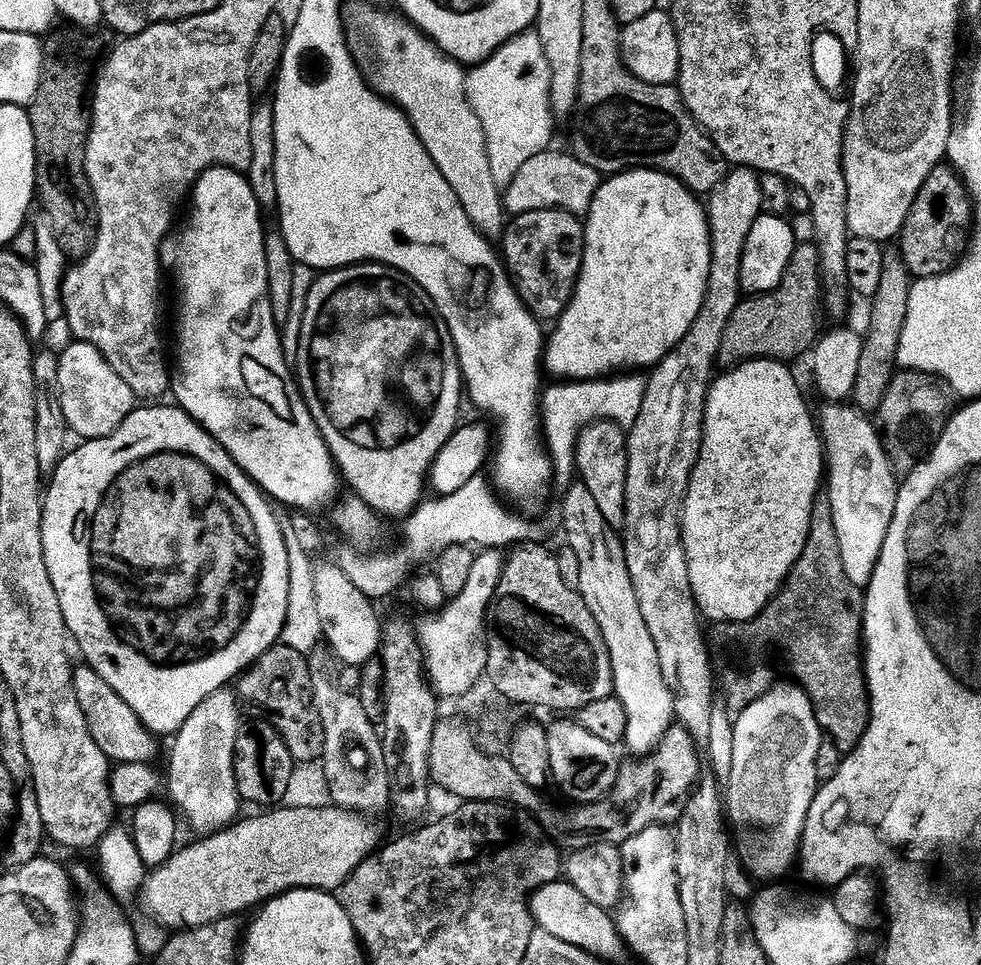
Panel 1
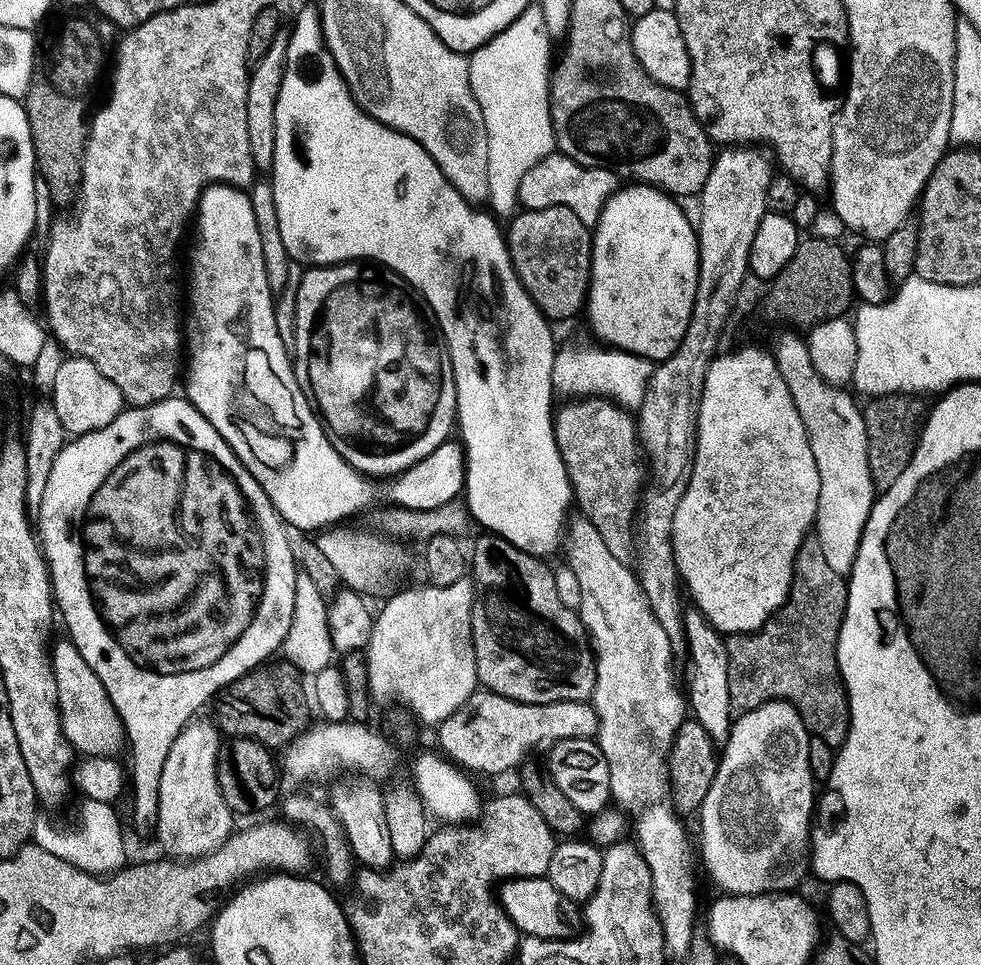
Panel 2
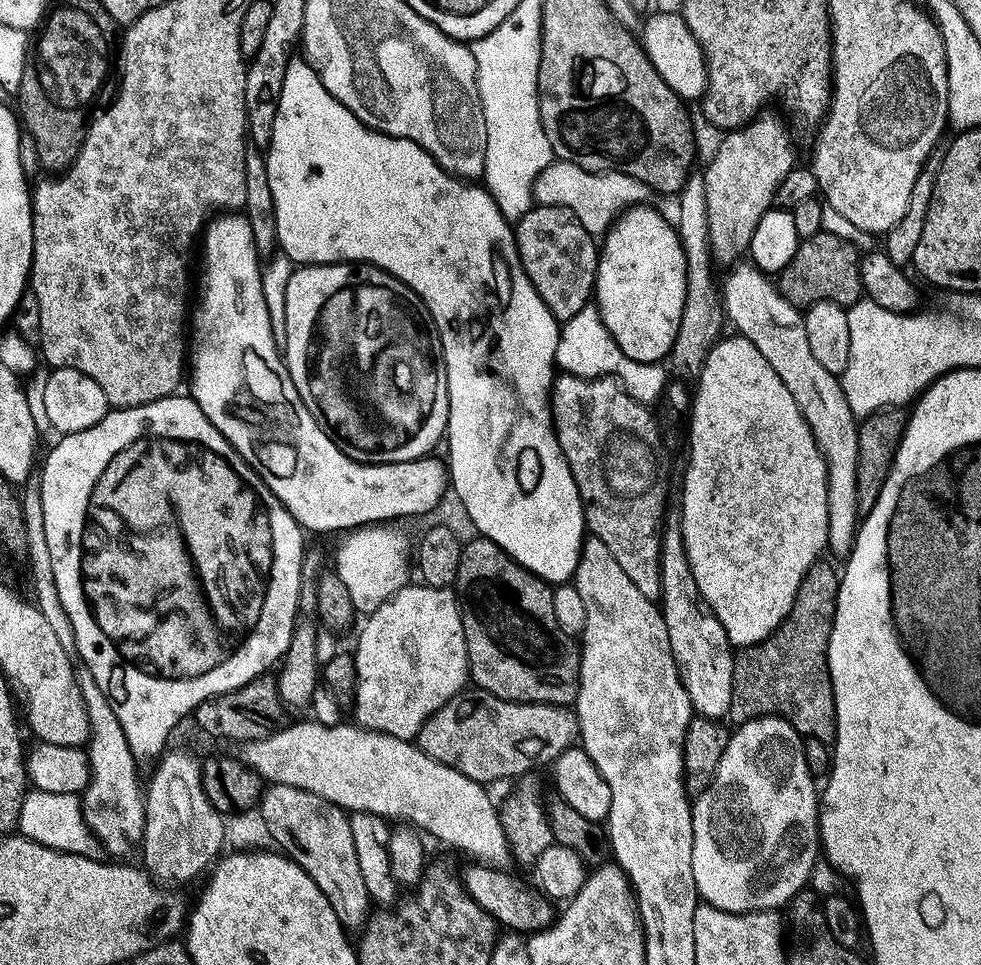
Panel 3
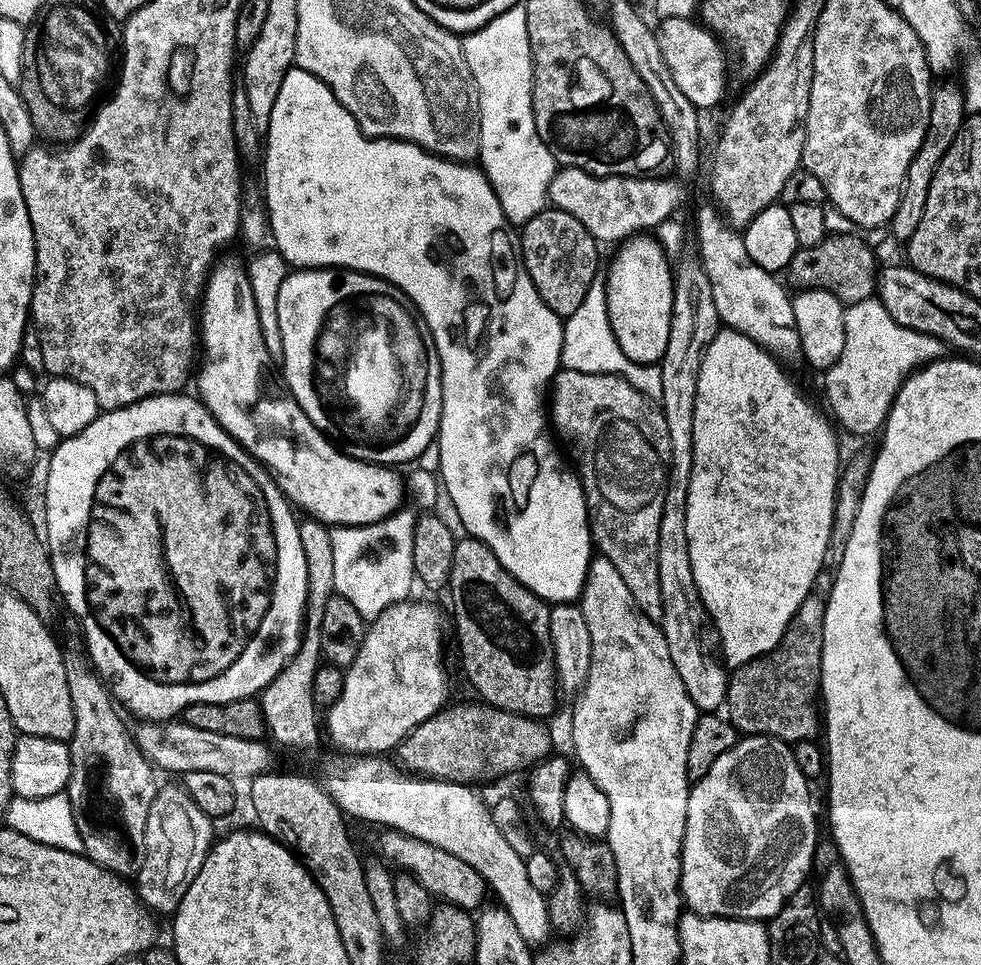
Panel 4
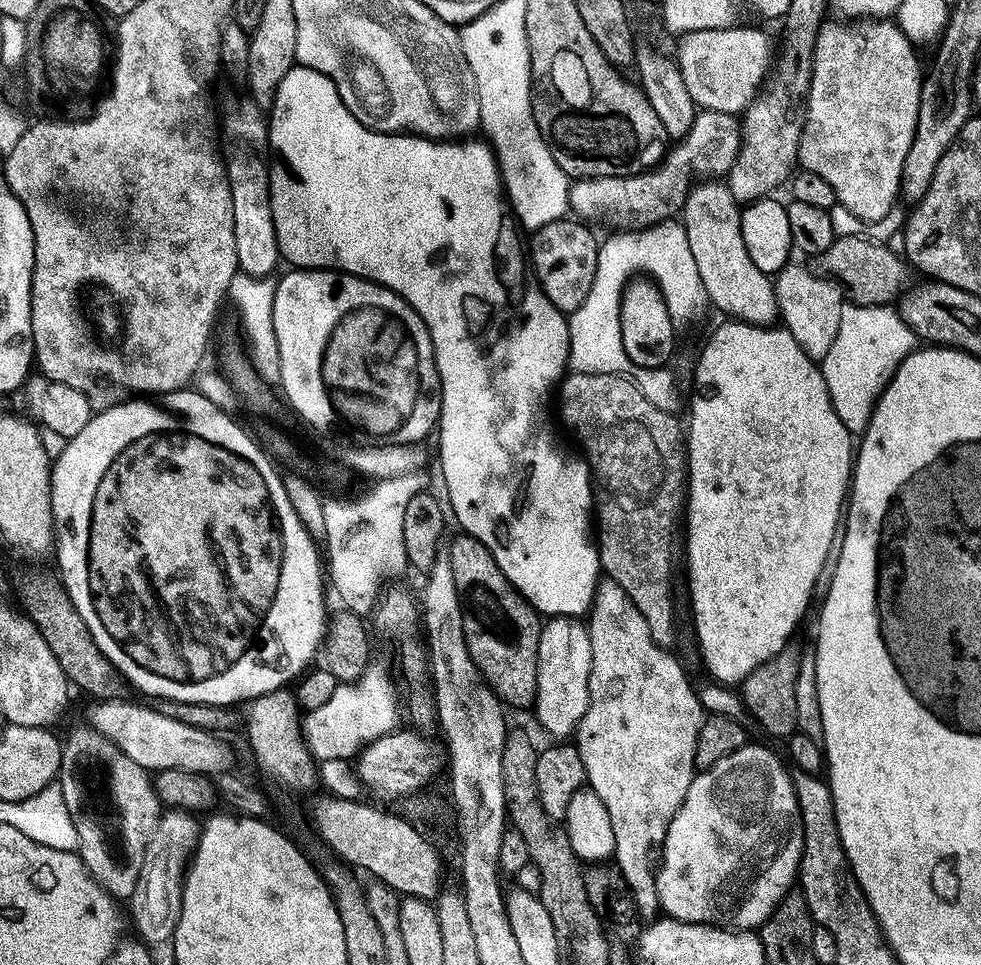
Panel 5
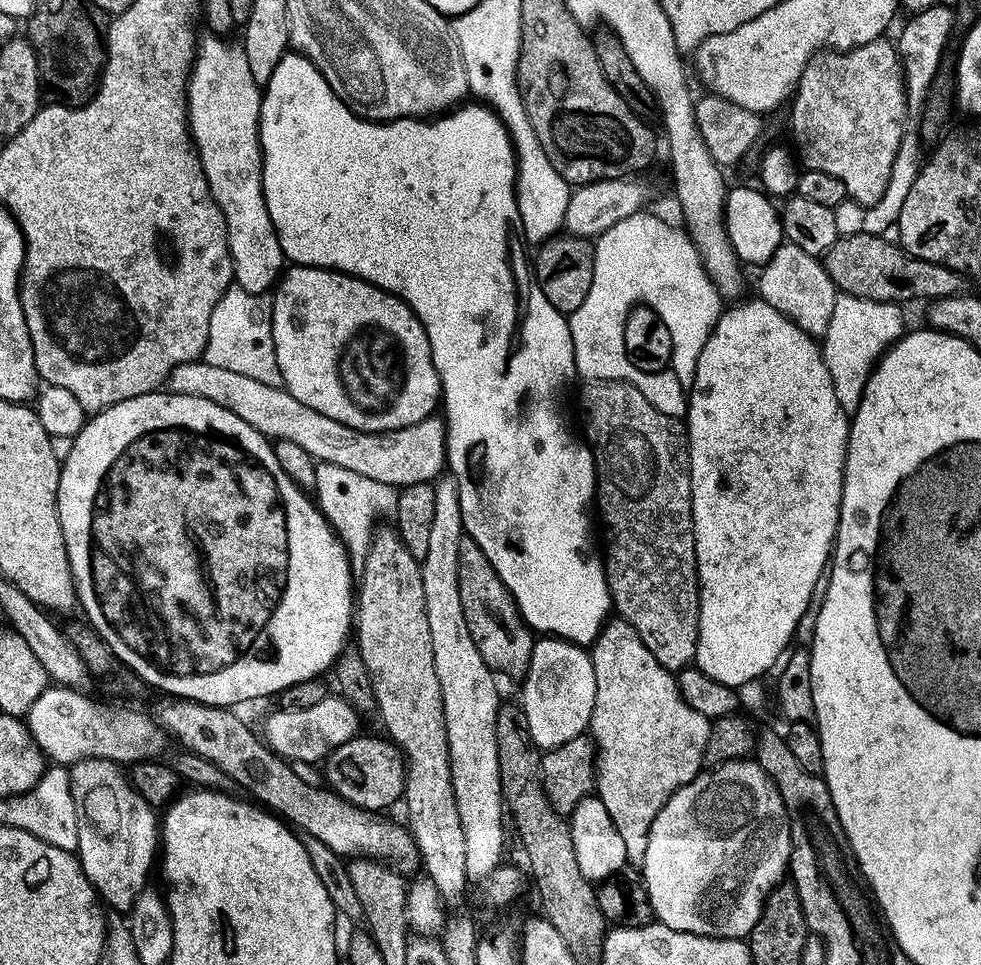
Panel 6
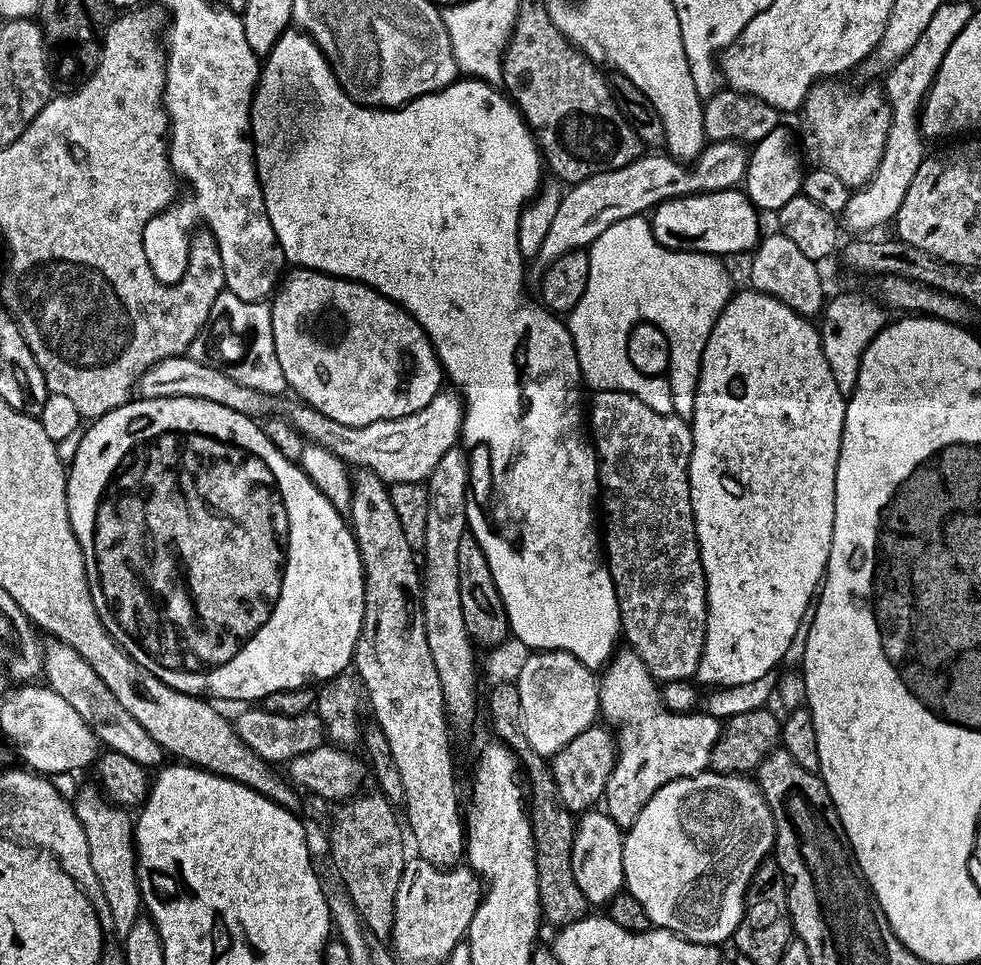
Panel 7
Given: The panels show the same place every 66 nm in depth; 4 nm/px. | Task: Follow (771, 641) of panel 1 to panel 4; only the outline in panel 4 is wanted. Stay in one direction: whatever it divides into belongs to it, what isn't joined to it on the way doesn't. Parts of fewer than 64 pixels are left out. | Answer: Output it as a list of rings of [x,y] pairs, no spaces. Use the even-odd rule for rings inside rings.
[[[809,594],[804,601],[798,606],[798,610],[794,614],[794,618],[788,623],[788,629],[784,631],[784,636],[780,639],[780,644],[770,653],[770,659],[764,658],[759,662],[753,662],[737,667],[731,673],[730,683],[728,686],[728,694],[726,697],[727,715],[730,717],[731,723],[735,725],[741,733],[744,734],[760,734],[756,732],[768,732],[764,734],[771,734],[773,737],[779,738],[785,742],[804,742],[816,732],[816,708],[818,712],[818,689],[820,687],[820,655],[822,654],[822,630],[824,629],[824,605],[825,601],[820,600],[815,596],[816,594]]]

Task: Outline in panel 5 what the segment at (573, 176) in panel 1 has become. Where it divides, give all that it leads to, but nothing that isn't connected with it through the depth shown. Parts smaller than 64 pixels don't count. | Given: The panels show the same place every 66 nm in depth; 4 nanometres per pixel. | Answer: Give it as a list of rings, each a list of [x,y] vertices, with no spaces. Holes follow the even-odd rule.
[[[722,110],[697,111],[691,130],[674,148],[655,170],[639,172],[636,176],[573,179],[568,189],[569,209],[584,222],[605,220],[612,230],[639,230],[647,228],[649,224],[661,224],[663,220],[673,219],[683,209],[684,199],[688,197],[690,181],[693,179],[692,168],[700,178],[709,174],[727,177],[740,149],[740,120],[733,113]]]

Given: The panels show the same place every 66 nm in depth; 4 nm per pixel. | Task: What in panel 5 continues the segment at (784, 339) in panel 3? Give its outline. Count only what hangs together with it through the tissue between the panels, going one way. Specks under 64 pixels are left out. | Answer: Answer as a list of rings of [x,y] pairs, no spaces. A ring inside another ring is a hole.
[[[708,178],[696,183],[689,187],[688,197],[684,199],[682,223],[686,230],[686,238],[690,242],[690,254],[694,254],[694,266],[698,266],[698,278],[702,278],[704,293],[708,296],[711,307],[725,312],[728,315],[725,317],[732,320],[742,320],[746,324],[771,325],[775,321],[772,319],[777,319],[778,316],[776,289],[770,276],[760,270],[747,253],[743,230],[740,228],[741,209],[738,207],[738,201],[730,194],[727,183],[719,179]]]

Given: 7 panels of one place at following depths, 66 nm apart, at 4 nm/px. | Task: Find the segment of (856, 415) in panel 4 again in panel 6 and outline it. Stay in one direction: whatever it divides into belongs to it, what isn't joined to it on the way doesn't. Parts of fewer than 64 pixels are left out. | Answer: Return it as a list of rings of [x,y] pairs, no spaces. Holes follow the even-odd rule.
[[[837,295],[834,302],[834,312],[830,314],[830,324],[826,334],[822,338],[822,355],[826,366],[830,370],[830,378],[834,382],[834,394],[838,394],[838,402],[842,410],[849,414],[855,412],[860,405],[860,399],[864,393],[864,387],[868,381],[868,375],[872,373],[877,360],[905,335],[906,327],[900,321],[899,303],[887,304],[886,302],[874,302],[873,300],[859,300],[856,296]]]

